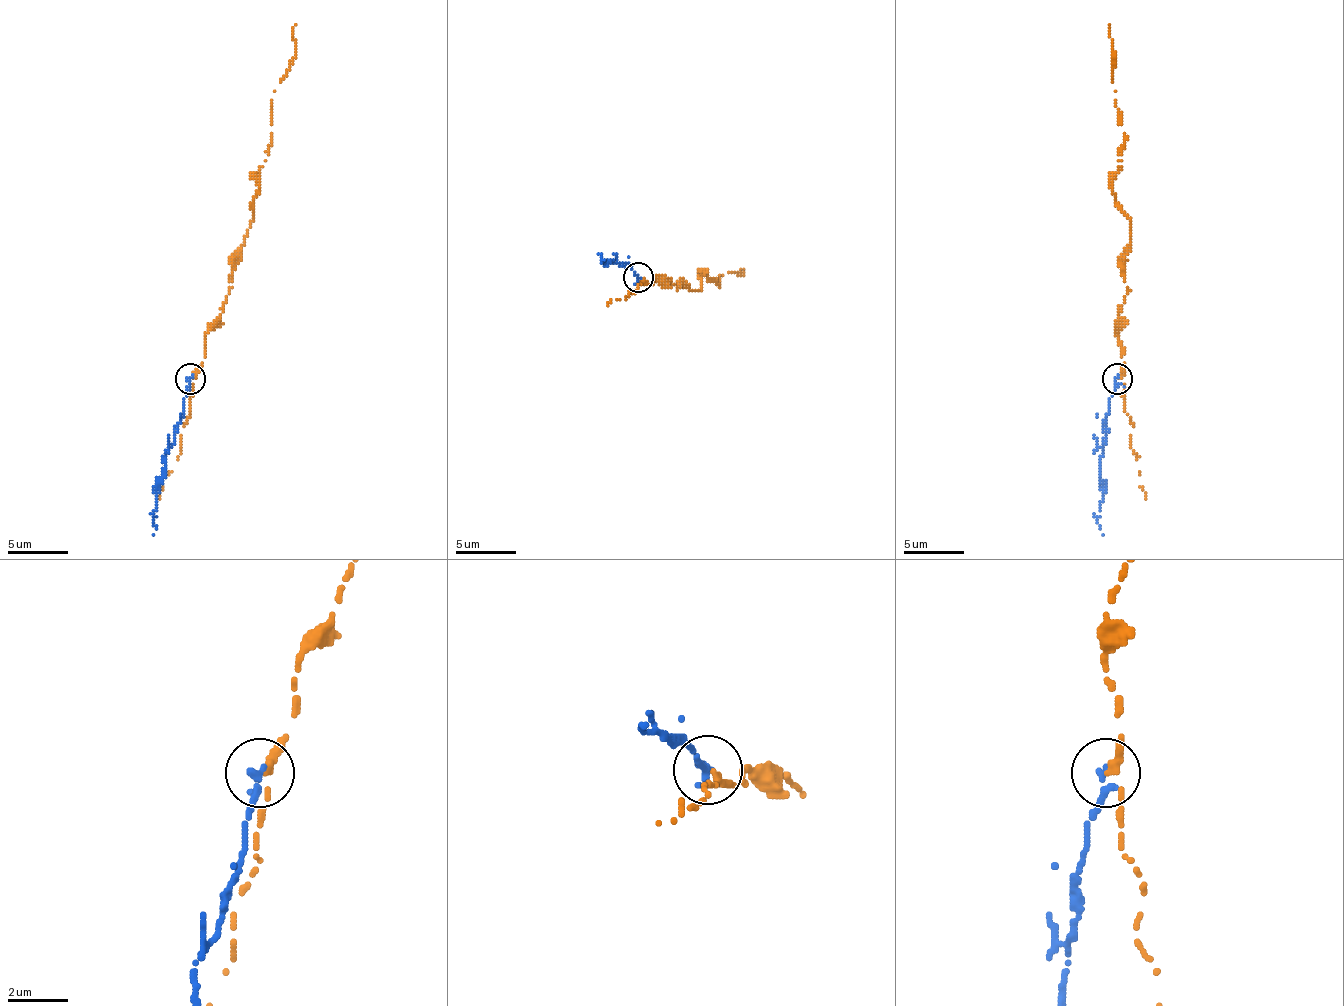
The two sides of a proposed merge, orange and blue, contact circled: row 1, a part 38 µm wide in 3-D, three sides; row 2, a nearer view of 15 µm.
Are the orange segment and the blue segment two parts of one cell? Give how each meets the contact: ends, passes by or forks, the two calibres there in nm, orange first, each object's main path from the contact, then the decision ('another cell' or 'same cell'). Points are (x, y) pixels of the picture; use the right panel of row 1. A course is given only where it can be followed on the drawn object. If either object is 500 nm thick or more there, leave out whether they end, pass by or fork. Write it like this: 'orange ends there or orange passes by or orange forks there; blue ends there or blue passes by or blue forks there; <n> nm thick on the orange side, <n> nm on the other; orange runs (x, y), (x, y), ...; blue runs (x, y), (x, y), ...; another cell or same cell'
orange ends there; blue ends there; 300 nm thick on the orange side, 280 nm on the other; orange runs (1118, 378), (1124, 363), (1118, 314), (1127, 293), (1124, 254), (1130, 227), (1112, 193), (1124, 142), (1109, 24); blue runs (1118, 378), (1109, 399), (1106, 444), (1100, 459), (1103, 502), (1097, 520), (1103, 535); another cell

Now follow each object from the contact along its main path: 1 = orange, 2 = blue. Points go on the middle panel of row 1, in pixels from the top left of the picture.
1: (641, 278), (650, 284), (668, 278), (677, 287), (698, 290), (704, 272), (719, 284), (719, 275), (743, 269)
2: (638, 278), (631, 269), (613, 260), (604, 263), (601, 257), (601, 263)

